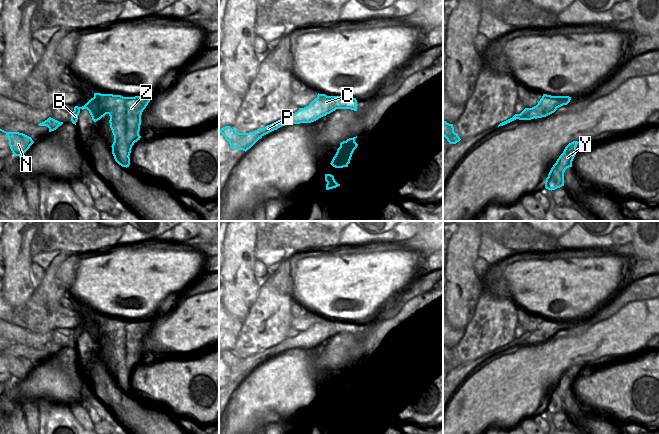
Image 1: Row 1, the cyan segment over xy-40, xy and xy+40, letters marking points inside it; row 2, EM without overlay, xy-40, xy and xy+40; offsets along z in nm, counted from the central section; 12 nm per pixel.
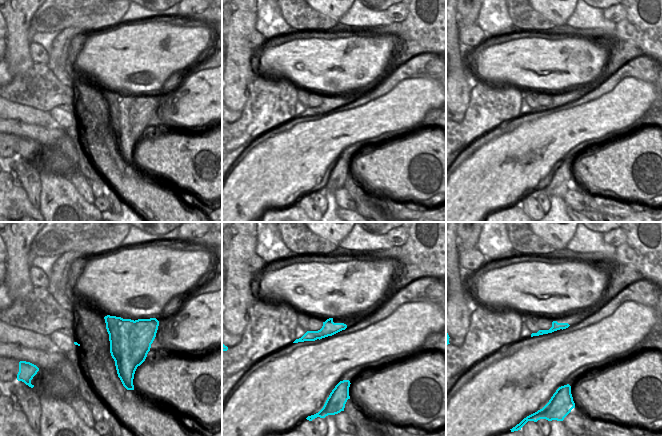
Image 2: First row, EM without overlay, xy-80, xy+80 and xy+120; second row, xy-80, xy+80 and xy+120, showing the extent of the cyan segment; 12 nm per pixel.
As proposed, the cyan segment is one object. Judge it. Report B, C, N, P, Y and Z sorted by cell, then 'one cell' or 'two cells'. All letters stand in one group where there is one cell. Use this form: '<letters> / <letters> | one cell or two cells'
B C N P / Y Z | two cells

